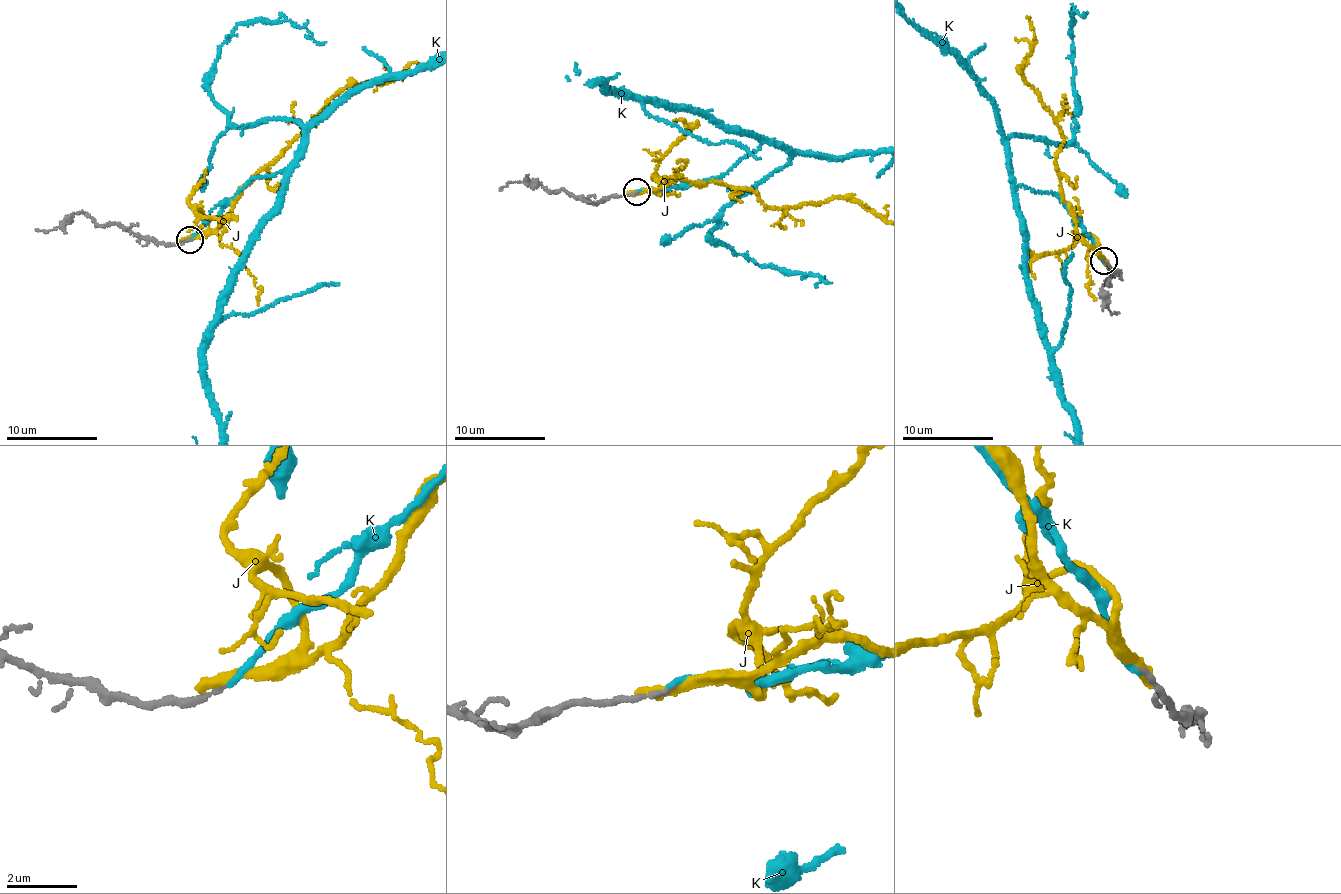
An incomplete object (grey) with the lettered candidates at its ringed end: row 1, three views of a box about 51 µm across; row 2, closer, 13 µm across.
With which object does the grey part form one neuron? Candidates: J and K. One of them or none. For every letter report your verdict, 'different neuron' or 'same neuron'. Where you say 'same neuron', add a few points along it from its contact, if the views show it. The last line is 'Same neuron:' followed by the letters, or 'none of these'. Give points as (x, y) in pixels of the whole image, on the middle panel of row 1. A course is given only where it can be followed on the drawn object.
J: different neuron
K: same neuron
Same neuron: K

